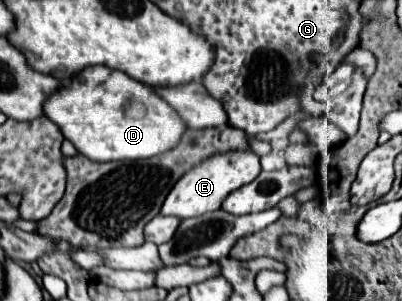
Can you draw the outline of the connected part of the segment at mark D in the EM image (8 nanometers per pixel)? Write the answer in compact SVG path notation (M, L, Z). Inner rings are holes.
M83 69L83 73L75 73L69 85L47 97L43 115L55 121L63 137L93 161L155 157L173 149L185 133L185 125L175 109L157 97L151 87L131 81L125 73L111 73L111 69Z

